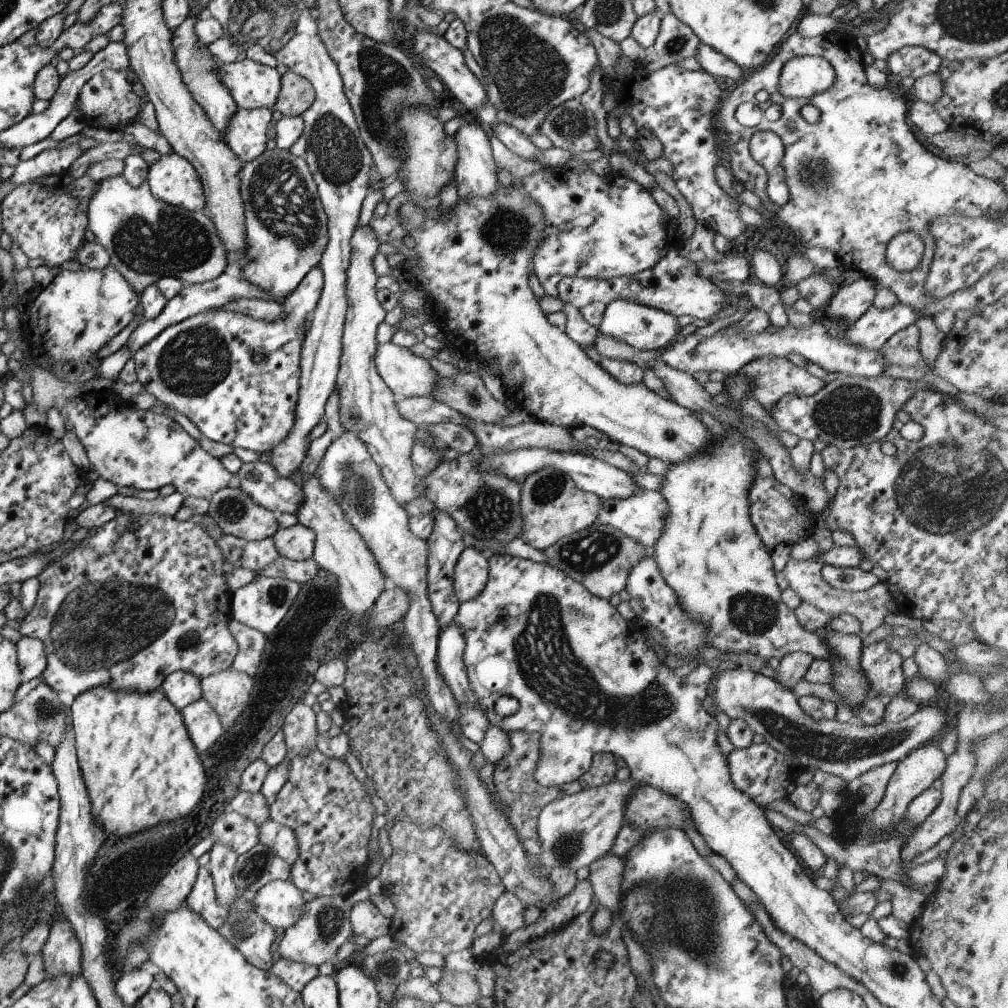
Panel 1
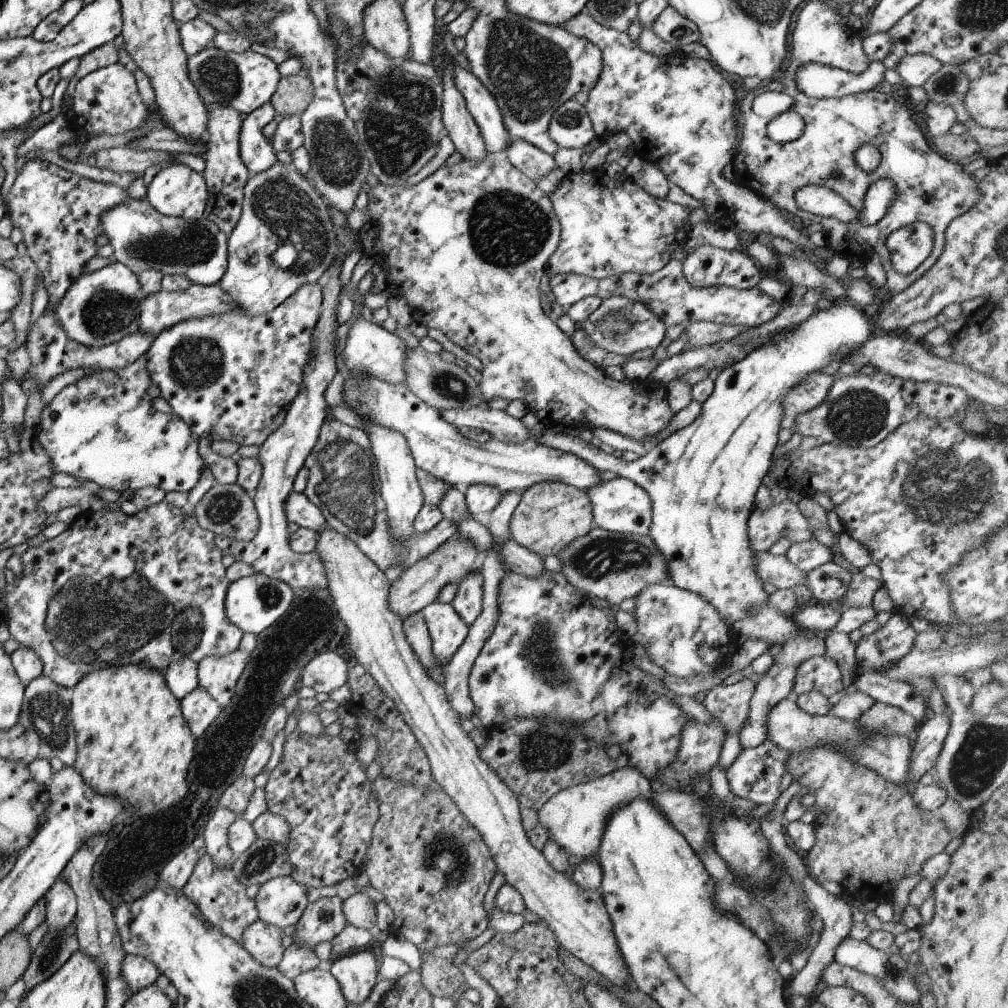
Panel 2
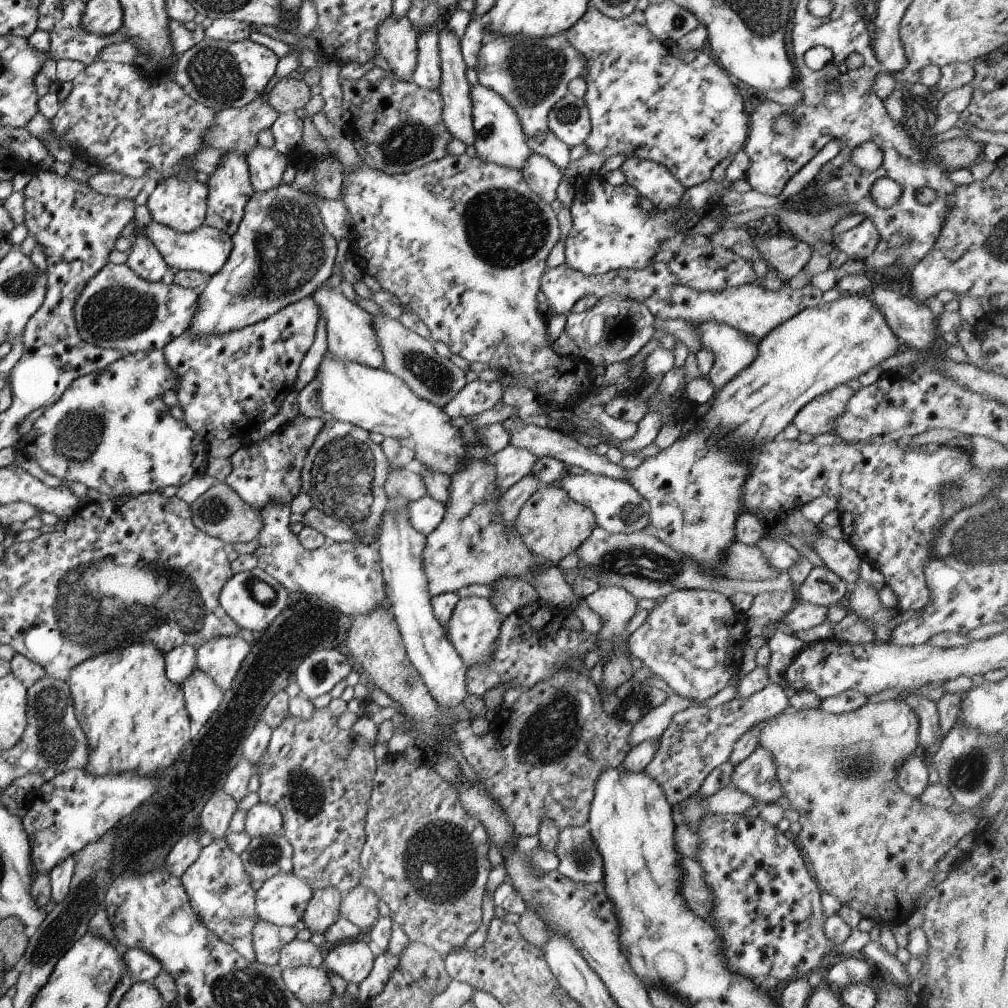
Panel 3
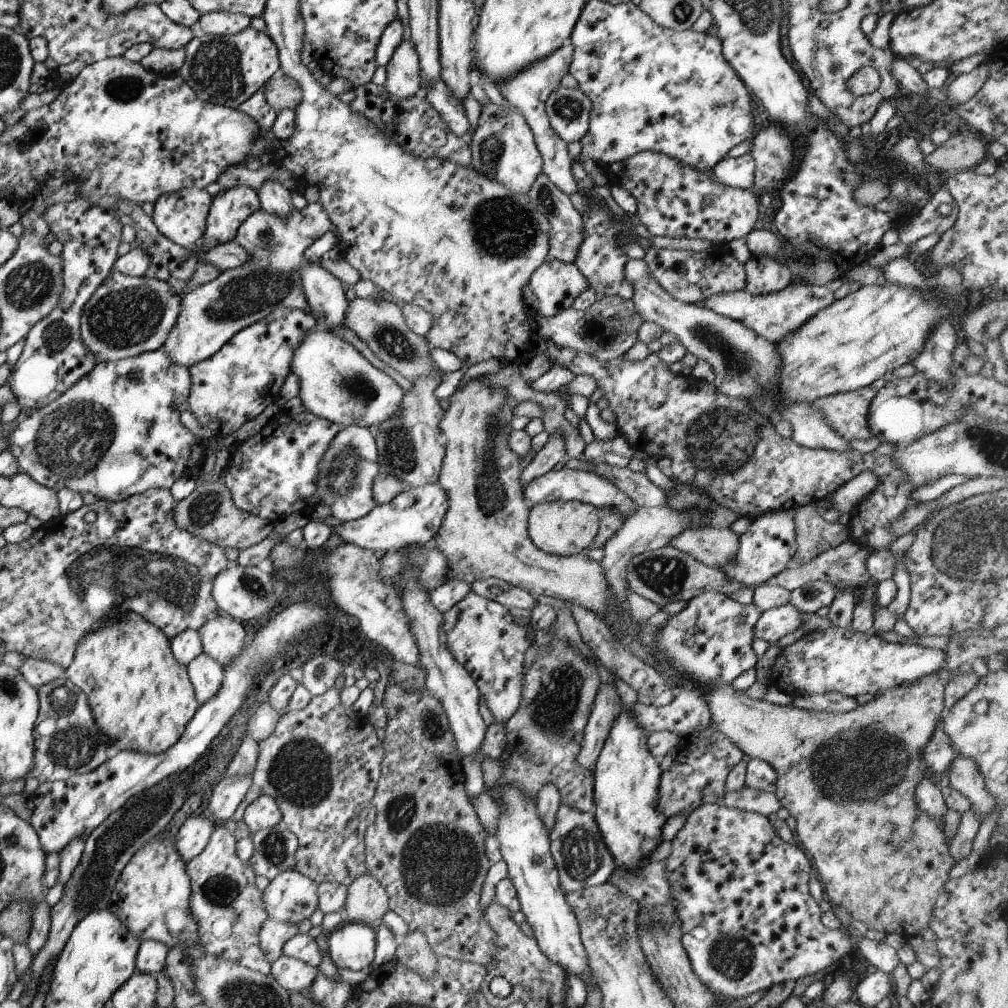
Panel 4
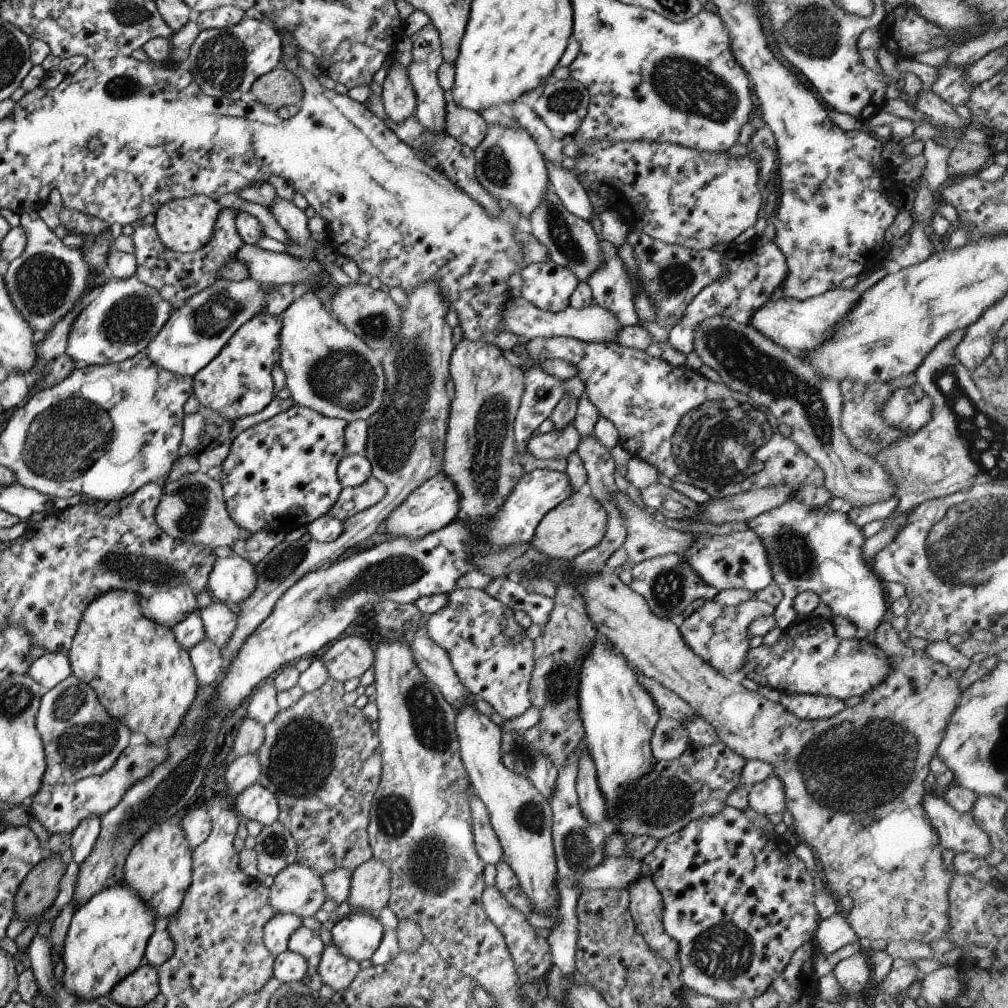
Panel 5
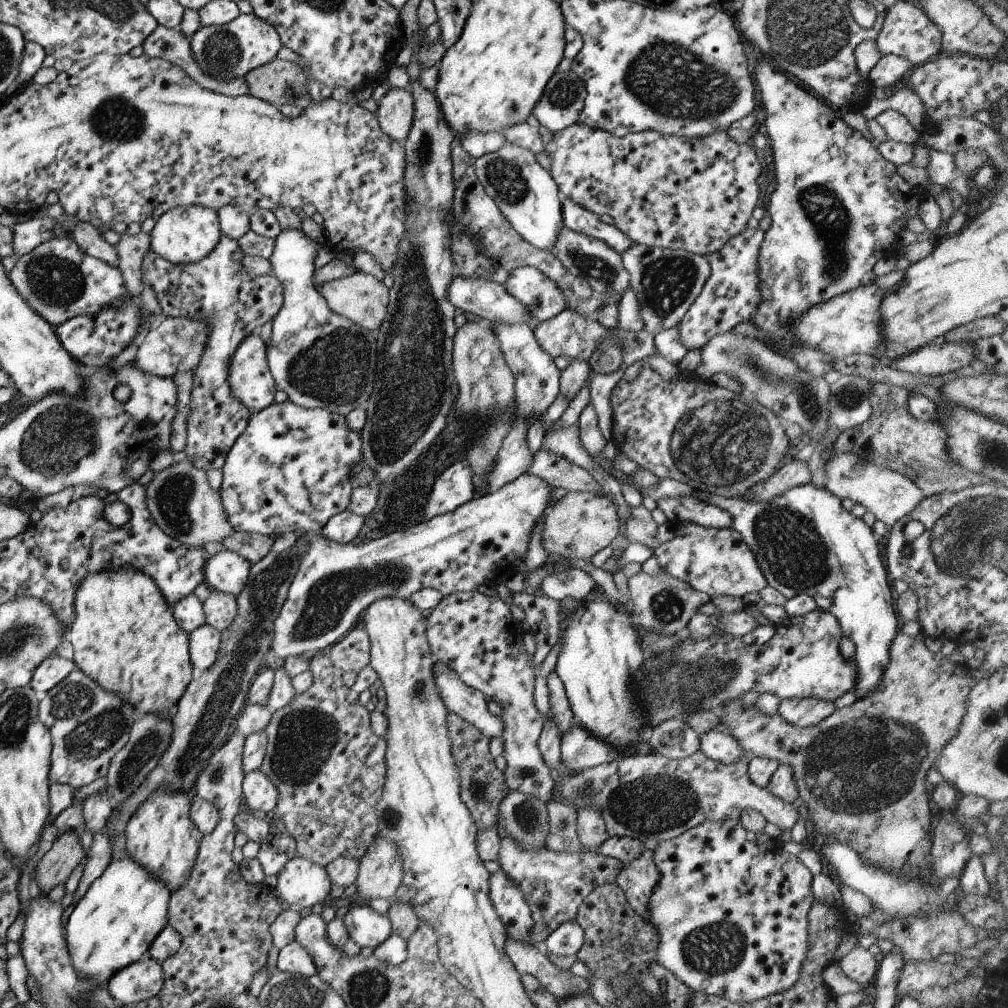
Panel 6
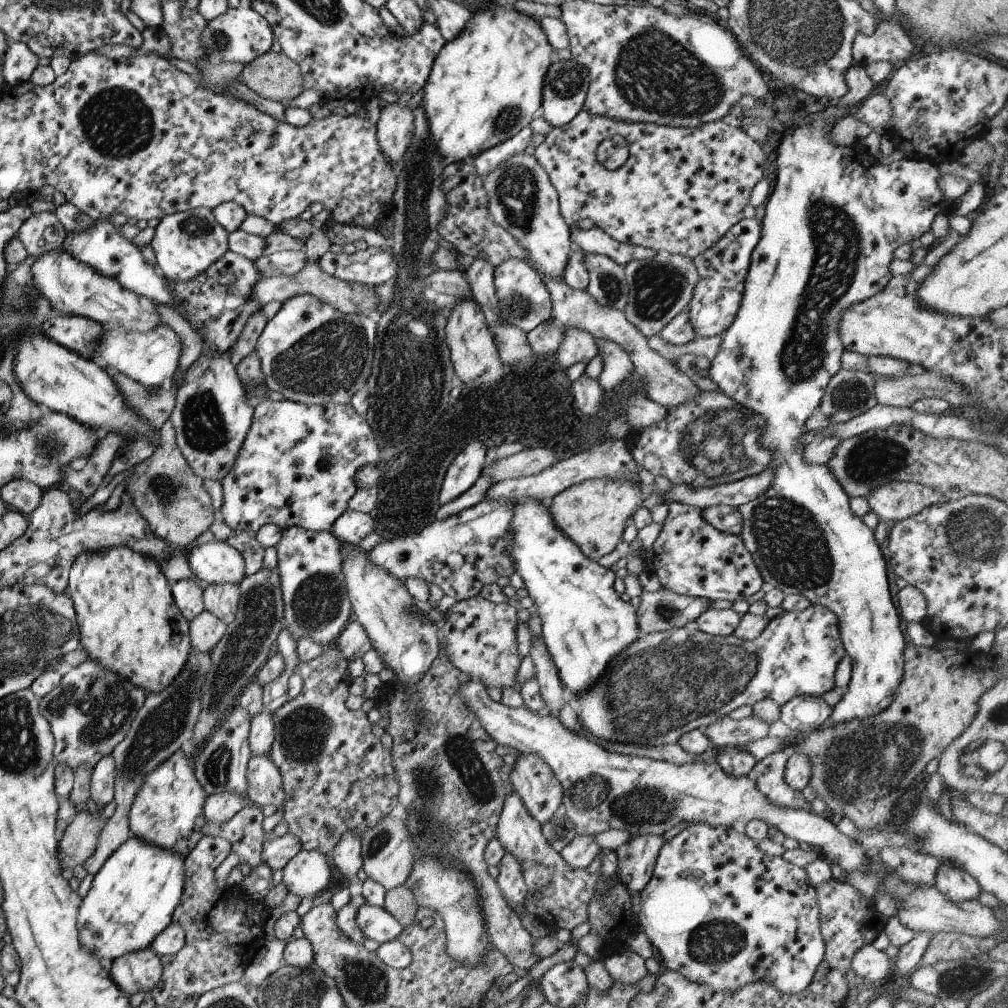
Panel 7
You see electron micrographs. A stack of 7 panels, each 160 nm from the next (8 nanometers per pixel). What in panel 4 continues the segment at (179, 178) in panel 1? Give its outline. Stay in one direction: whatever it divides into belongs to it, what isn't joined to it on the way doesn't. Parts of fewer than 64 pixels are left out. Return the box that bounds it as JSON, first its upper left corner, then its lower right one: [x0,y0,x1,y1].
[151,188,212,250]

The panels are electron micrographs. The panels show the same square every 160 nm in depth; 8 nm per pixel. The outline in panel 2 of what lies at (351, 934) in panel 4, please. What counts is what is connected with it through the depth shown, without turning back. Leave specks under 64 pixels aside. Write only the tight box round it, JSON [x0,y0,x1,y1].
[329,952,379,1004]

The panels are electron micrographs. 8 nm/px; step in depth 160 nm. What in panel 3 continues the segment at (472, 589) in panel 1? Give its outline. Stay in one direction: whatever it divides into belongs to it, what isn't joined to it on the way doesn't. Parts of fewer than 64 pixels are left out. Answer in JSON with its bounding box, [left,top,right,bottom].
[446,595,502,668]

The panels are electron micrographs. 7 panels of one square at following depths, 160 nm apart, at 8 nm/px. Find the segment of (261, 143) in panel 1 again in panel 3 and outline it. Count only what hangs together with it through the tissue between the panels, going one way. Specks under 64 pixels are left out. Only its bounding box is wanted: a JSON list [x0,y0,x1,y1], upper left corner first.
[244,143,287,191]

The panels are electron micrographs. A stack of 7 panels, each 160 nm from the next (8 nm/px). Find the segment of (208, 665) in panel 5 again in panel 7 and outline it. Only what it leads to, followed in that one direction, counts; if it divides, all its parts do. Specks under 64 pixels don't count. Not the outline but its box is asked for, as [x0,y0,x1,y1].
[188,611,226,653]

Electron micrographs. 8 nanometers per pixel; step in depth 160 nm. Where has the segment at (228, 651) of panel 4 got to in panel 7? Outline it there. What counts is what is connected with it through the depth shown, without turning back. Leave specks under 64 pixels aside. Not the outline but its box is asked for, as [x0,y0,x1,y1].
[202,585,239,625]

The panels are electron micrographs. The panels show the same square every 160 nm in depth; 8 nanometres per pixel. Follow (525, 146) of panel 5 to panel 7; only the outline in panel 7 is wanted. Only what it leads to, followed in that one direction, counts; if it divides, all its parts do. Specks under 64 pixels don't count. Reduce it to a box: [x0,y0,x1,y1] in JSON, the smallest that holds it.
[481,153,573,277]

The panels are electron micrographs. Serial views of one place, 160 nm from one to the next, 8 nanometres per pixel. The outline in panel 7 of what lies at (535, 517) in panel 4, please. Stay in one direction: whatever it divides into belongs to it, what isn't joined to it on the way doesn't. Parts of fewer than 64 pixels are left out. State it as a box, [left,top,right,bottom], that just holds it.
[549,479,643,561]

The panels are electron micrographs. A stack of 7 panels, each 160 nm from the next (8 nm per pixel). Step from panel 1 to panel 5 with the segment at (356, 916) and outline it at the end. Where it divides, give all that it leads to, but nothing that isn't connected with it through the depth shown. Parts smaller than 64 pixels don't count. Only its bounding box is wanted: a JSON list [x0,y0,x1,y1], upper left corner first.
[348,858,390,916]

